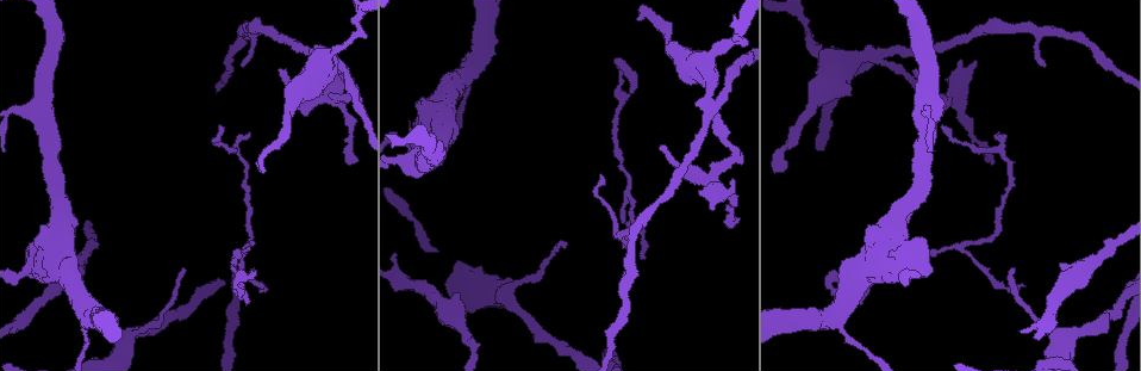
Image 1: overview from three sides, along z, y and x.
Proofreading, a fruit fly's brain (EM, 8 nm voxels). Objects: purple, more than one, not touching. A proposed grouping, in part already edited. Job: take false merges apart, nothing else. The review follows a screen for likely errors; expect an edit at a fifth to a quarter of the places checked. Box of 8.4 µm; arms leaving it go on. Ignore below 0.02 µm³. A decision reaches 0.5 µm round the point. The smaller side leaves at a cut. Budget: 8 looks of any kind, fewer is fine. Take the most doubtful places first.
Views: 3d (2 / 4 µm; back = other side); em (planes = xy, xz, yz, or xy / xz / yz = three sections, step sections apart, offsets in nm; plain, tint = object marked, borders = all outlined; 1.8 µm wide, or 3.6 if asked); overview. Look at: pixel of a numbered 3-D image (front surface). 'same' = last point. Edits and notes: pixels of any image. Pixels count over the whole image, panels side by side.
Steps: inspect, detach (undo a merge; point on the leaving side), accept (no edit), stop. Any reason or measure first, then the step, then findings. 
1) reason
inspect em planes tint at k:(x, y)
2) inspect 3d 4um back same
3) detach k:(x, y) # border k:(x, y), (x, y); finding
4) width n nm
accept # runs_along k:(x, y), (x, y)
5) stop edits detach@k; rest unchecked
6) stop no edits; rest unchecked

three-way junction
inspect 3d 4um at 1:(506, 297)

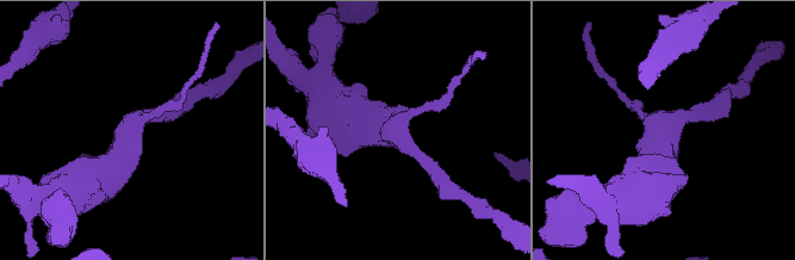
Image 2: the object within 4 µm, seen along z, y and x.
arms 3
inspect em 3.6um planes tint at 2:(132, 131)

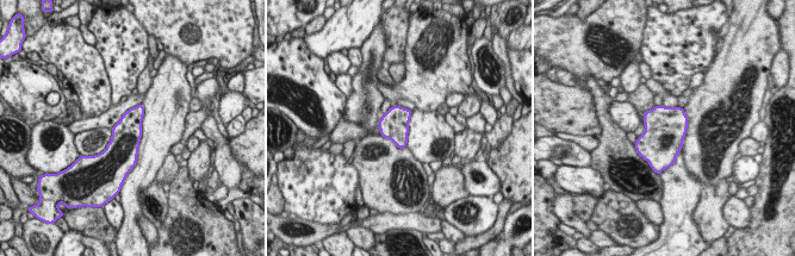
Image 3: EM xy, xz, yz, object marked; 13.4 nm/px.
accept # one cell here

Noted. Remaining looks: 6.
calibre changes
inspect em planes tint at 1:(713, 180)

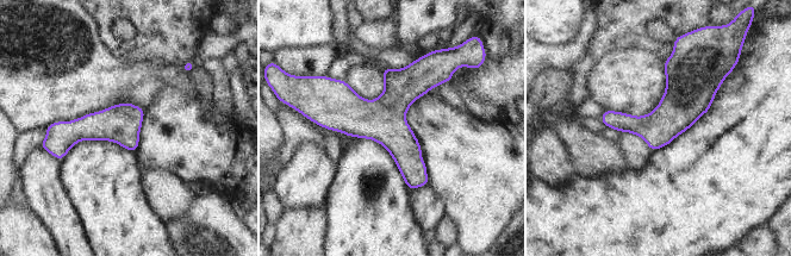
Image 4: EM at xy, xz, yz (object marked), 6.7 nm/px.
width 260 nm
accept # runs_along 4:(446, 77), (378, 117), (321, 118); all the same cell

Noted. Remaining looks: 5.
calibre changes
inspect em 3.6um planes borders at 1:(709, 107)

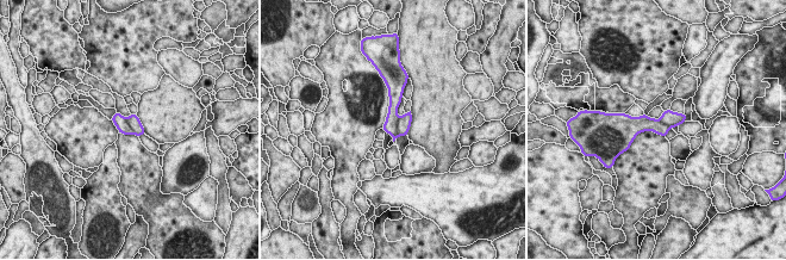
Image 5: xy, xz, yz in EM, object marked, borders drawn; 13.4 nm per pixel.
width 240 nm
detach 5:(404, 122) # a second cell is stuck on

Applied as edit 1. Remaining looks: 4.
inspect overview

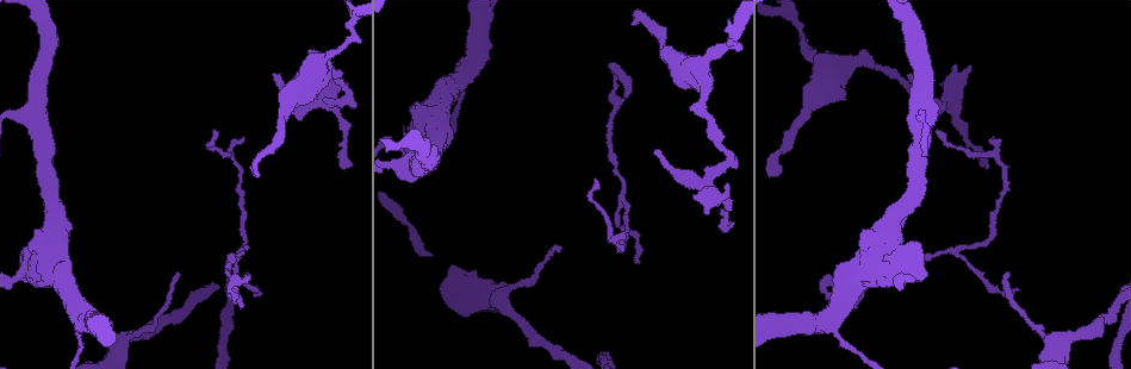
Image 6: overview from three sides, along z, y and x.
calibre changes
inspect em planes tint at 6:(81, 315)

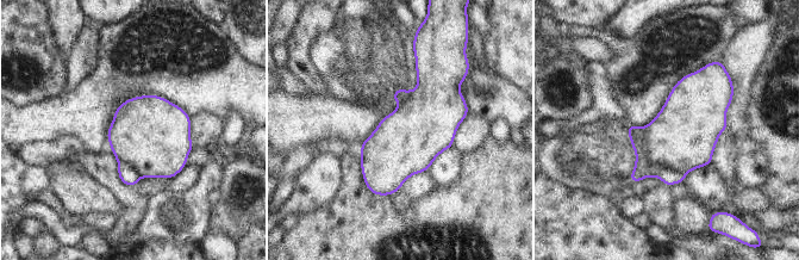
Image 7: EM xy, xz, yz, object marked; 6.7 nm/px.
detach 7:(668, 177) # border 7:(649, 168), (661, 165), (685, 174); a second cell is stuck on

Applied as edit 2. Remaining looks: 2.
stop edits detach@5, detach@7; rest unchecked

